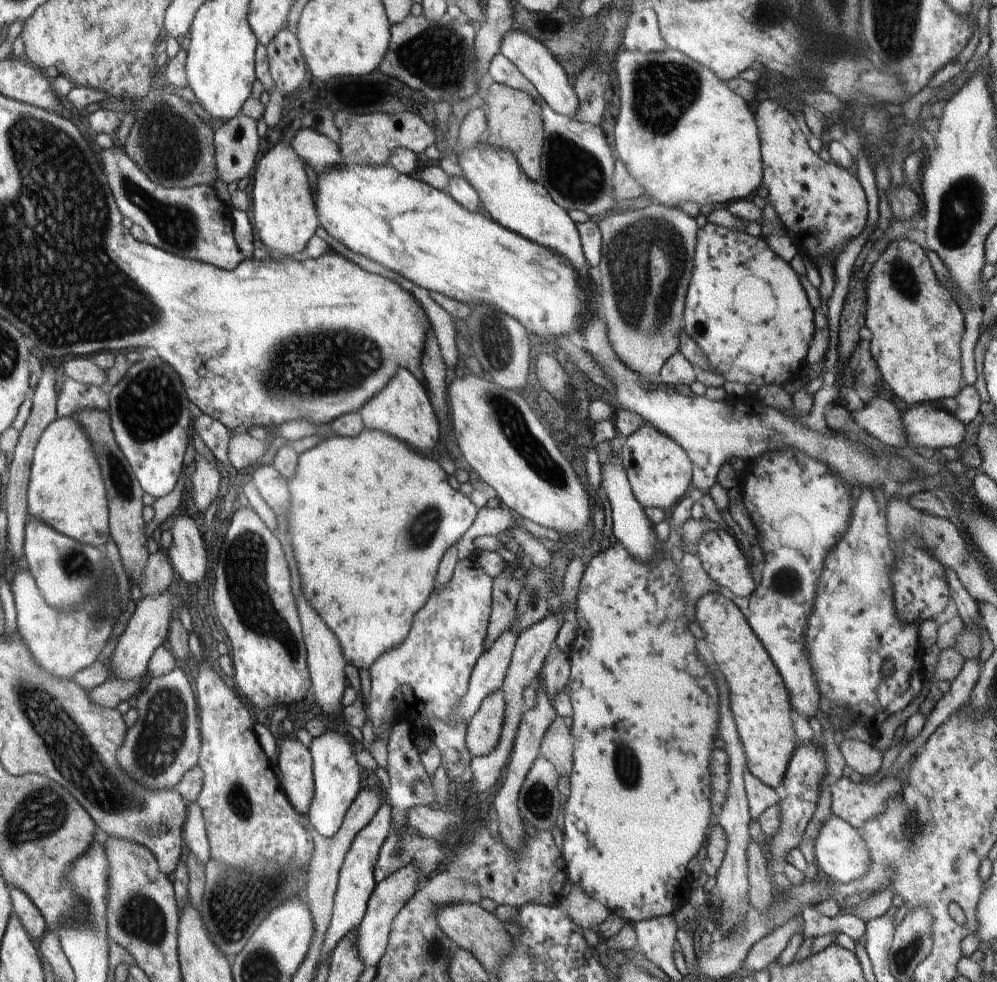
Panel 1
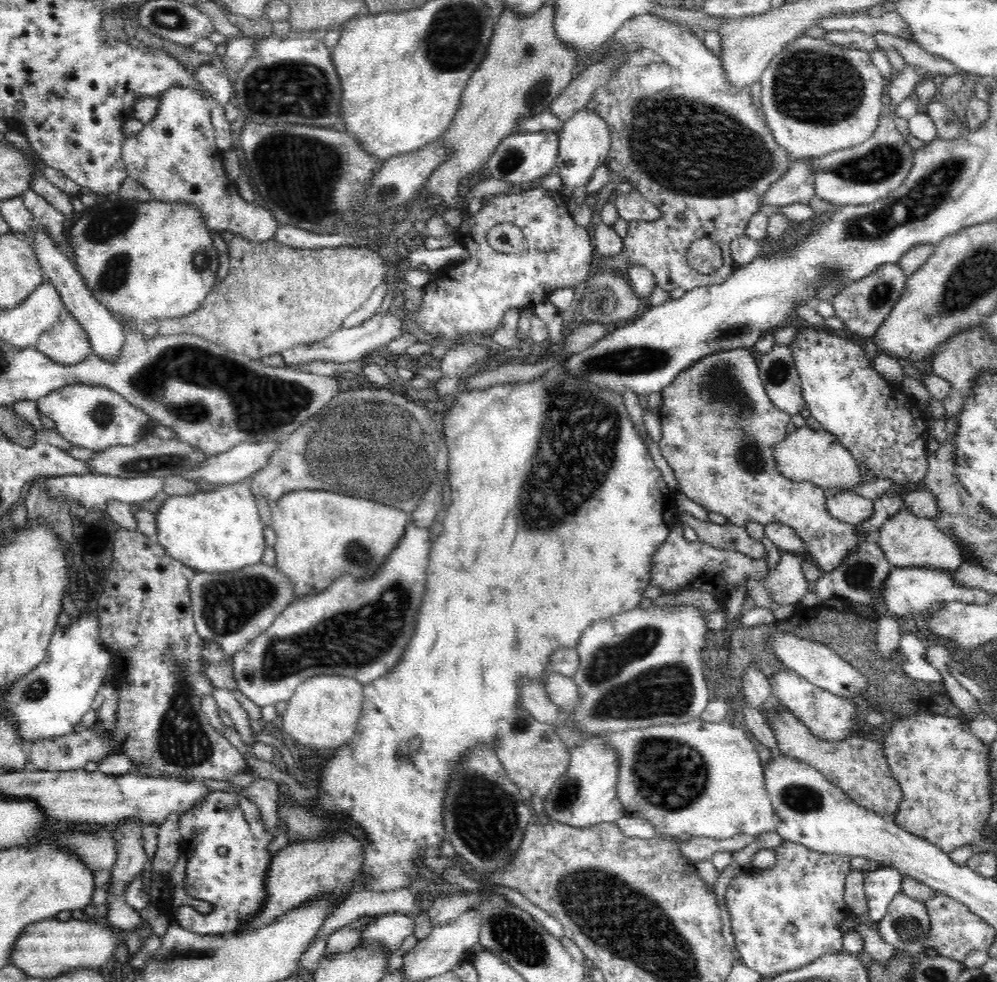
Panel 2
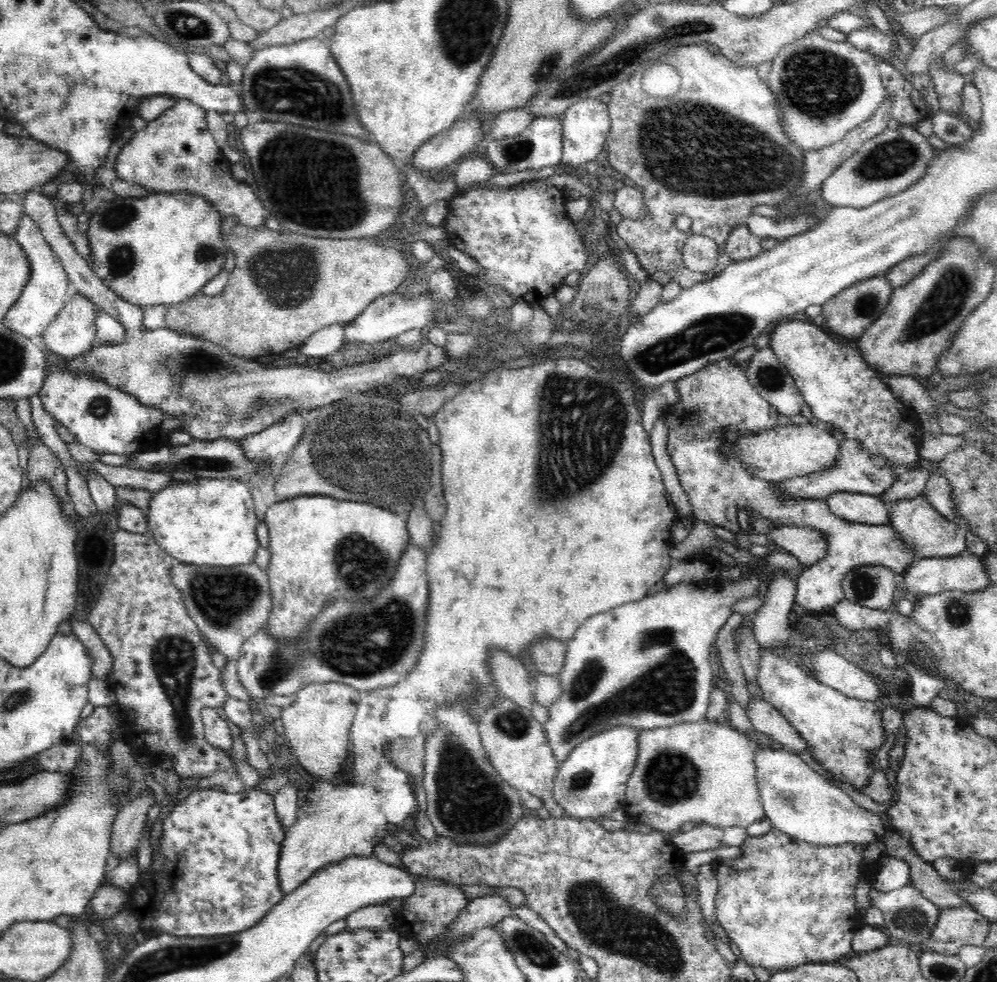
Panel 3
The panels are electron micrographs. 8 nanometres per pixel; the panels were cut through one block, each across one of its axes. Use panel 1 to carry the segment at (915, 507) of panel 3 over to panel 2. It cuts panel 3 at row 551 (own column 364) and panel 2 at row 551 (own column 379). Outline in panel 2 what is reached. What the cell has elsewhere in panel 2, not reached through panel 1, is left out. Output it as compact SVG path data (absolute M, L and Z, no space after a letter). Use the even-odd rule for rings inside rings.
M910 509L899 510L888 517L874 539L894 567L928 567L955 571L965 558L965 549L957 539L940 531L934 519L914 515Z

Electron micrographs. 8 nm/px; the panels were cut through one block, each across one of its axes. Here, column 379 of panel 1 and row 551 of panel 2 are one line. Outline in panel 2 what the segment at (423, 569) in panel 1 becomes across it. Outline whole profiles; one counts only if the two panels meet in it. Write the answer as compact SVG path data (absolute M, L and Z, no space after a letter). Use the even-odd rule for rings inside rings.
M562 365L550 368L550 370L548 370L542 377L534 381L518 382L518 384L492 385L487 389L460 392L455 398L451 409L443 418L443 427L444 431L446 431L444 432L444 437L446 437L446 443L448 443L449 449L449 475L447 476L447 480L449 480L450 490L452 490L452 499L451 505L444 512L443 530L437 537L434 537L429 554L427 564L427 585L422 604L420 604L420 610L416 616L416 624L414 626L416 627L416 630L414 630L414 636L410 638L410 644L406 646L406 650L404 650L404 654L402 654L402 658L400 658L400 662L398 662L386 676L382 676L382 678L378 678L378 680L374 680L374 682L370 682L370 684L363 687L361 713L353 737L350 738L344 746L326 752L328 753L328 757L323 761L319 772L321 775L320 787L317 789L318 792L313 790L318 798L317 807L312 809L300 808L295 804L296 801L292 800L289 796L281 796L278 802L278 822L281 822L283 826L288 826L288 846L292 846L292 844L302 844L302 842L308 842L308 840L311 842L314 842L314 840L326 840L326 838L329 838L330 840L332 835L335 835L338 831L344 831L340 828L344 822L350 822L354 828L358 828L358 830L366 836L366 840L362 842L365 851L364 864L361 866L361 871L364 871L364 881L366 881L368 889L372 889L372 891L379 893L395 891L396 889L401 888L409 889L410 882L412 882L414 878L420 876L418 874L418 867L416 867L416 855L418 854L418 850L425 847L428 847L428 849L437 847L441 849L440 843L444 840L448 840L444 826L442 826L442 798L444 798L444 792L446 792L446 782L450 780L450 774L452 774L454 760L458 760L459 763L459 758L467 755L471 751L471 748L476 745L488 745L492 747L492 749L495 747L497 732L499 731L497 722L500 719L506 719L513 716L514 709L520 705L519 692L521 690L519 690L519 682L522 679L538 679L541 678L542 675L545 675L544 670L547 670L549 656L560 647L576 648L580 635L583 634L584 629L588 628L592 622L596 622L600 619L607 619L615 614L638 607L640 600L642 600L642 597L644 596L646 586L651 583L652 574L650 573L650 568L652 568L652 556L656 554L656 550L658 550L658 548L664 544L664 540L668 538L671 524L676 521L676 516L678 514L675 501L676 492L666 485L662 473L660 473L660 470L656 467L654 461L652 461L652 456L650 455L650 451L648 451L647 444L645 444L643 438L639 436L636 427L634 427L634 424L628 415L628 410L624 405L624 398L622 395L610 389L602 389L600 385L588 383L586 380L583 380L583 378L575 378L575 376L567 374L567 372L563 370ZM490 592L510 592L510 594L490 594ZM404 774L406 774L406 776L404 776ZM408 780L412 782L410 790L408 790L406 794L396 792L396 786L398 786L398 788L404 788L406 784L410 784ZM320 789L322 792L319 792ZM386 802L390 802L390 804L384 806ZM382 810L384 810L384 812L382 812ZM388 810L390 810L390 812L388 812ZM323 811L328 811L328 813L331 813L330 817L334 816L334 818L324 818ZM388 814L390 814L390 816L388 816ZM374 822L376 822L376 824L374 824ZM378 822L384 822L384 824L378 824Z

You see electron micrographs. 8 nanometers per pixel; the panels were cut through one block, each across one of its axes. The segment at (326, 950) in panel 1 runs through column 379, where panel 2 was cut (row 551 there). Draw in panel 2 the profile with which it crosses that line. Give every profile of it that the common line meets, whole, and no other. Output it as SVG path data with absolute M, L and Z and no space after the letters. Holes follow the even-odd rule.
M732 348L708 354L684 370L661 391L663 404L658 410L662 438L659 449L674 471L679 487L688 498L709 512L726 516L727 522L746 526L747 522L763 525L780 523L792 527L808 549L809 559L824 574L836 570L856 550L862 540L871 537L858 535L856 525L840 522L828 513L824 489L814 484L796 482L781 475L777 469L773 448L789 436L790 417L772 404L760 380L760 356L751 348Z

